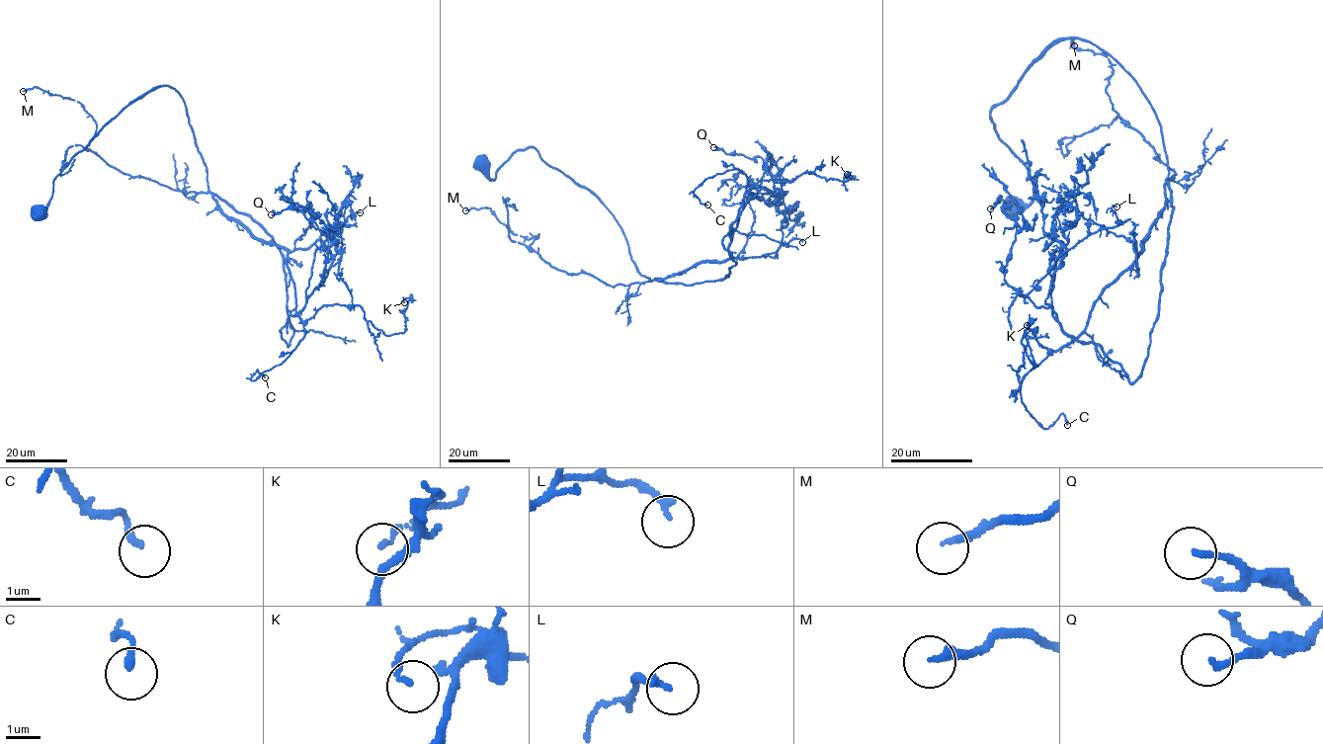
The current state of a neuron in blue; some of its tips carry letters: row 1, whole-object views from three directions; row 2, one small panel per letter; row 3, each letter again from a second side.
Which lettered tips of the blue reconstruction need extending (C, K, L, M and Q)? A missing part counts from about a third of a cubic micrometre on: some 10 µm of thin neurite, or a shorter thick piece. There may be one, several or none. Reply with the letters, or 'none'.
none

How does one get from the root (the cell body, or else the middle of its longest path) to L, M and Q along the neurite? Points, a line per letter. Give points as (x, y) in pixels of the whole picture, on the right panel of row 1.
L: (1010, 207), (1033, 184), (990, 111), (1070, 39), (1135, 81), (1169, 173), (1074, 340), (1047, 271), (1116, 206)
M: (1010, 207), (1033, 184), (990, 111), (1070, 39), (1135, 81), (1174, 178), (1114, 109), (1109, 58), (1074, 45)
Q: (1010, 207), (1033, 184), (990, 111), (1088, 41), (1169, 175), (1074, 340), (1007, 284), (990, 208)

